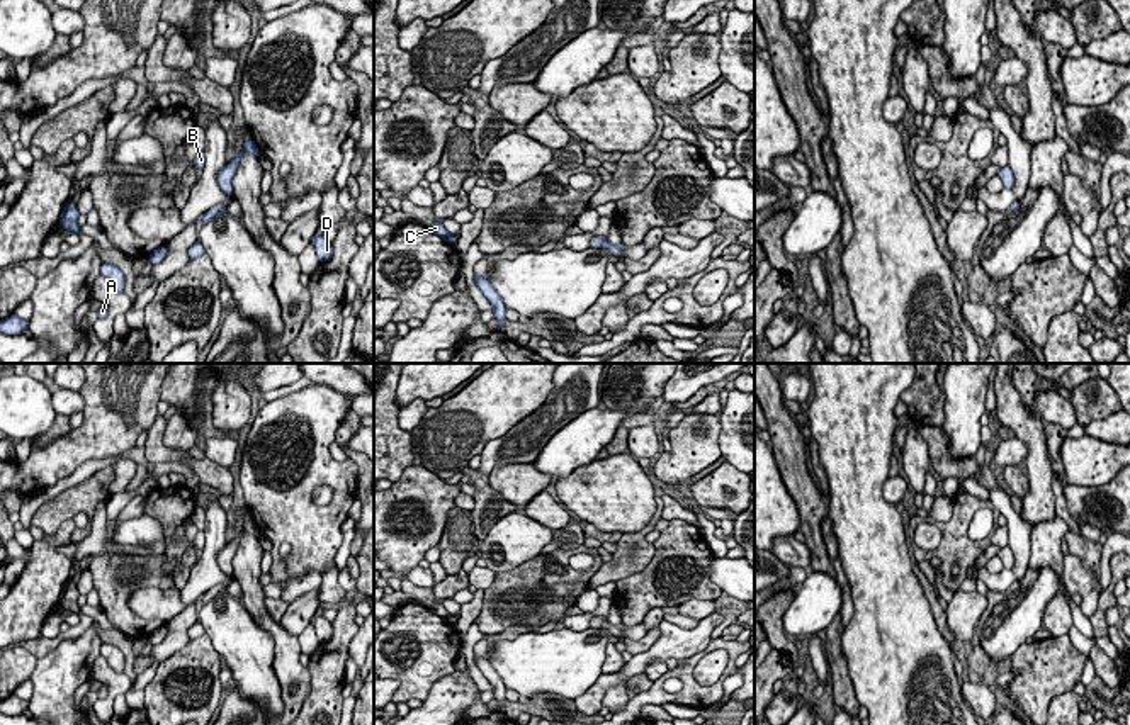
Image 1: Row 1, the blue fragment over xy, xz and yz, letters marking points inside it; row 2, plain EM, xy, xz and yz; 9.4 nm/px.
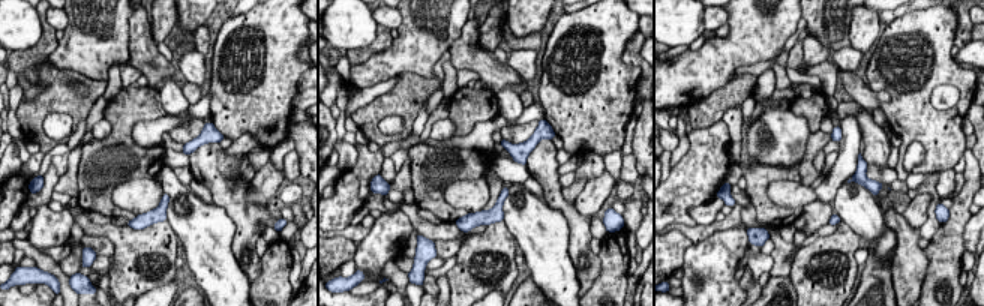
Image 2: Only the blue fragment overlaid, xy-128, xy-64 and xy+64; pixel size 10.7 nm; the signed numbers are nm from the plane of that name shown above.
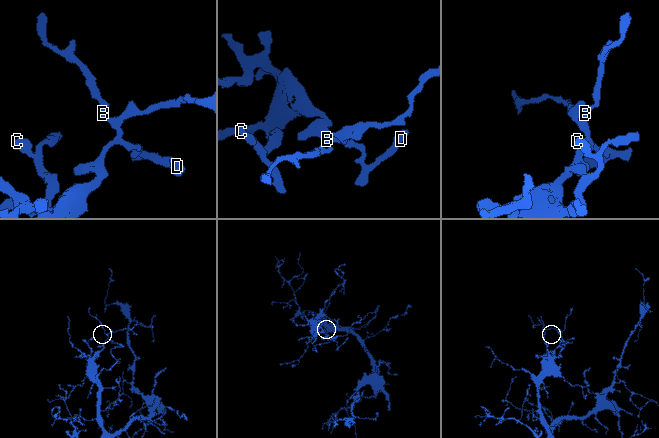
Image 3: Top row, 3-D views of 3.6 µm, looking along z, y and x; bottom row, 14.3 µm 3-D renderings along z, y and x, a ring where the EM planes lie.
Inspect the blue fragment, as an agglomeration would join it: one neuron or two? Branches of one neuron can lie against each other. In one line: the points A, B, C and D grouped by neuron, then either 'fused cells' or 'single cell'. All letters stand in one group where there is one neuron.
A B C D; single cell

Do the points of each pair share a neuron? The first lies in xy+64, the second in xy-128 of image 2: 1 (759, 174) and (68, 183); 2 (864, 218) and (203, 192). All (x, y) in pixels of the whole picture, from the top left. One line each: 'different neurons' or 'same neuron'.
1: different neurons
2: different neurons

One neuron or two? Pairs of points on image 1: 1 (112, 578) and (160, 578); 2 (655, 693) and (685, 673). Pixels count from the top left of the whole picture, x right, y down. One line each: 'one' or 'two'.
1: one
2: one

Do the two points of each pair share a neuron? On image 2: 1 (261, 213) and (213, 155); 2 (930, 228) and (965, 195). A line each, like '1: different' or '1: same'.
1: same
2: different

